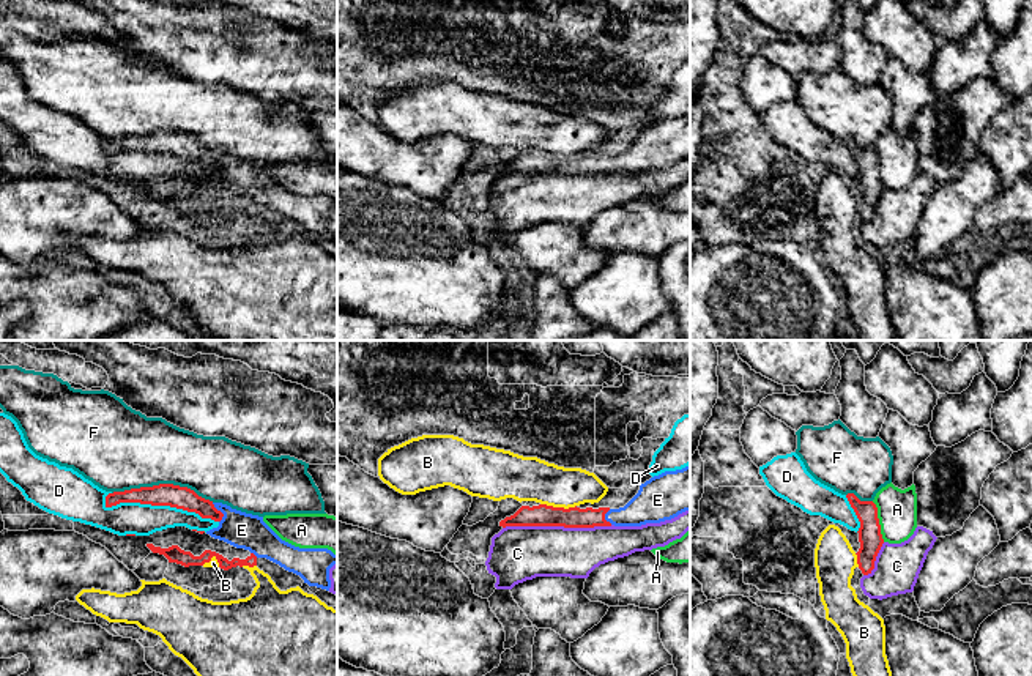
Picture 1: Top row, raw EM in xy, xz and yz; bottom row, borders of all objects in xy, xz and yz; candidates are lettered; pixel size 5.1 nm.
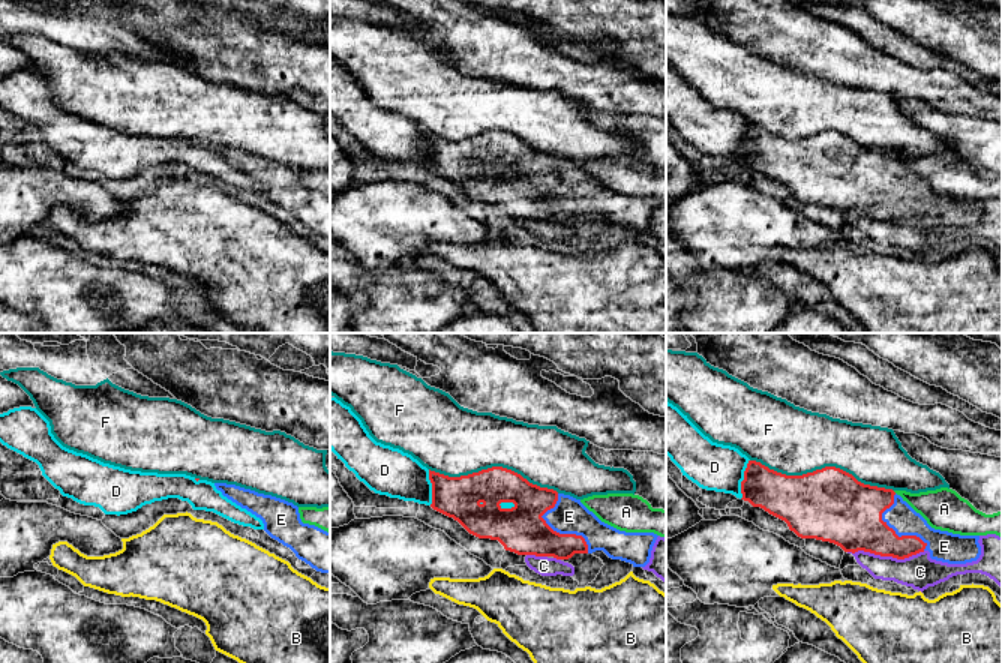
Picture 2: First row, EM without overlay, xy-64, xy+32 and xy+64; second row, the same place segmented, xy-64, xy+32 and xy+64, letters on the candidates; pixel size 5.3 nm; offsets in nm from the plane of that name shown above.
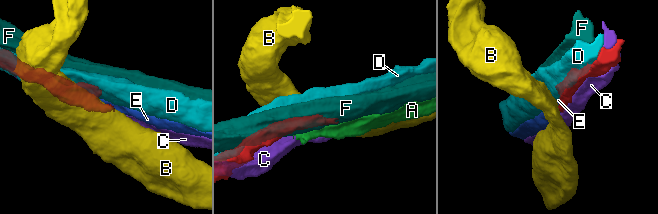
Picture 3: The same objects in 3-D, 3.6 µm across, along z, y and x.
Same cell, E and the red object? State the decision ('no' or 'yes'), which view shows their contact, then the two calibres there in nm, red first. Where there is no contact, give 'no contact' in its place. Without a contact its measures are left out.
yes; contact in xy; calibres 120 and 180 nm

